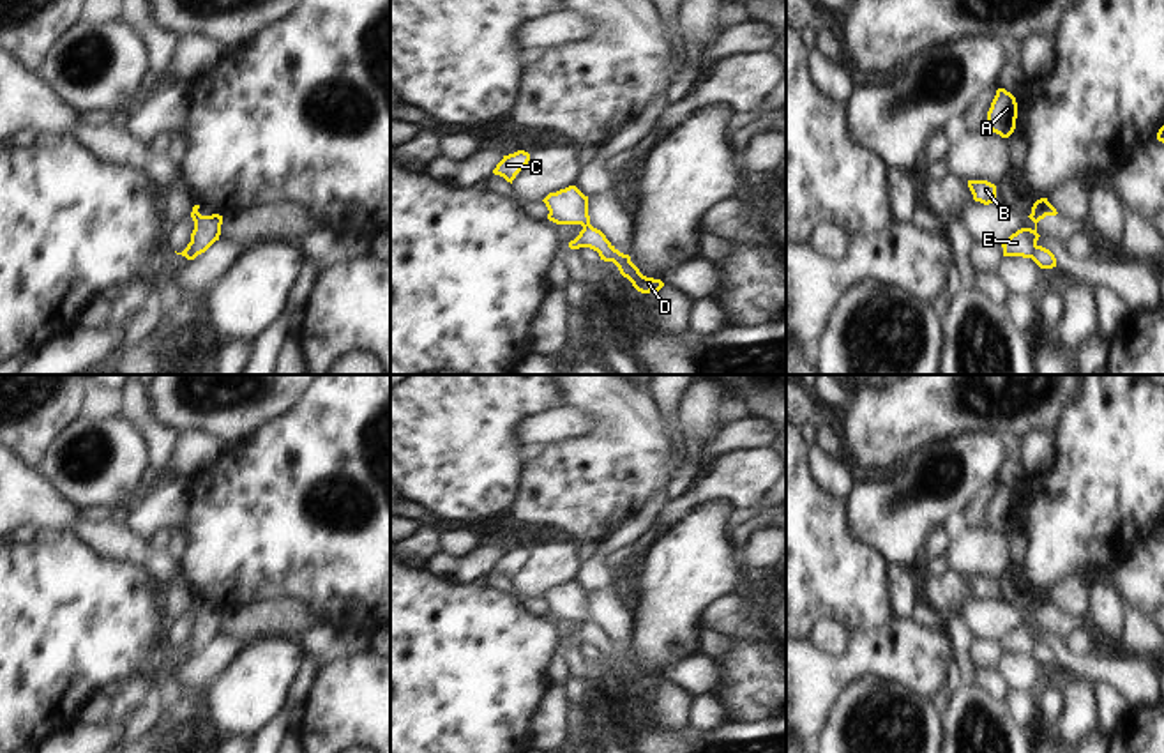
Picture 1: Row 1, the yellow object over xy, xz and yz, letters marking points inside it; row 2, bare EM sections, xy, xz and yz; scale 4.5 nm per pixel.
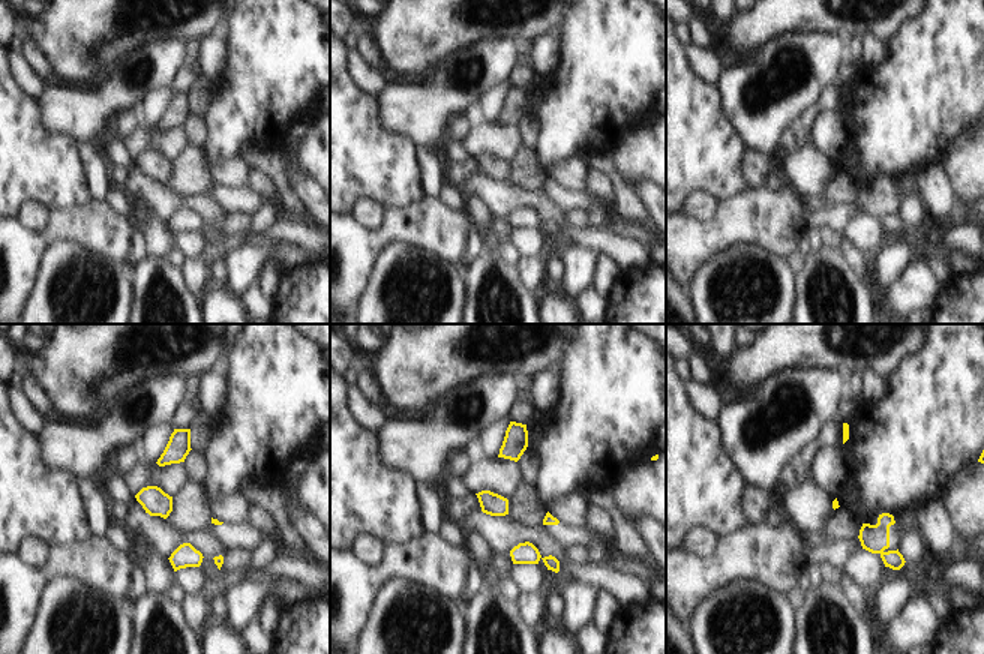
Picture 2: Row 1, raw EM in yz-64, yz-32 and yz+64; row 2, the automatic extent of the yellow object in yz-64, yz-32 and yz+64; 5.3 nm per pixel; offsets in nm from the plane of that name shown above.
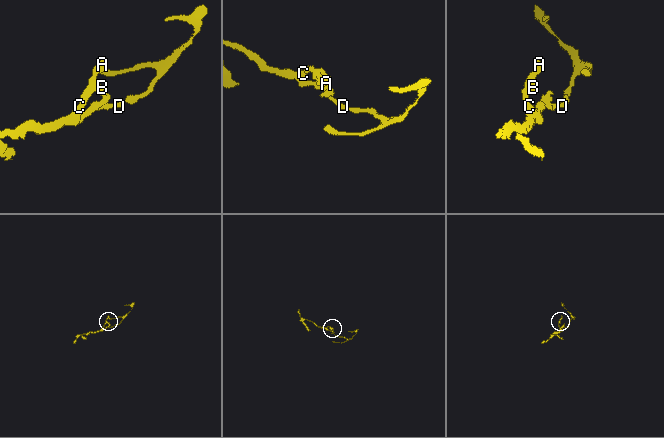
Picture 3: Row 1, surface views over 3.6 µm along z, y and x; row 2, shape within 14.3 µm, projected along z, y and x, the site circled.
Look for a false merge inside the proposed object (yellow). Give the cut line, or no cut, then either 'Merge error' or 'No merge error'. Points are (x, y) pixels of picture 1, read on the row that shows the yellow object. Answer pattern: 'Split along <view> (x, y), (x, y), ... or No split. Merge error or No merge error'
Split along yz (1037, 246), (1030, 257). Merge error

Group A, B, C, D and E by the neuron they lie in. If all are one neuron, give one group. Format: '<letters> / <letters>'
A B C E / D

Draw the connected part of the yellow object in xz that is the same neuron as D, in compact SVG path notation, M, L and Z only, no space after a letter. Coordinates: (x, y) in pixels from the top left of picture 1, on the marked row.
M585 224L579 235L569 242L569 247L590 247L597 251L601 260L613 262L618 267L620 274L627 278L632 283L632 286L641 293L659 292L664 286L661 279L643 276L639 269L631 262L631 256L620 253L606 239L606 235L592 224Z

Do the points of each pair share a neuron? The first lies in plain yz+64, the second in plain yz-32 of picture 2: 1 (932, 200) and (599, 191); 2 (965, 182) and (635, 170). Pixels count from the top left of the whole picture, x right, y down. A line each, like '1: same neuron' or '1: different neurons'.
1: same neuron
2: same neuron

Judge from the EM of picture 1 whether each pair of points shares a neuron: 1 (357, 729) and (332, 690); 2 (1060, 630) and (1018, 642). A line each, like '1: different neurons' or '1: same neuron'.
1: same neuron
2: same neuron

